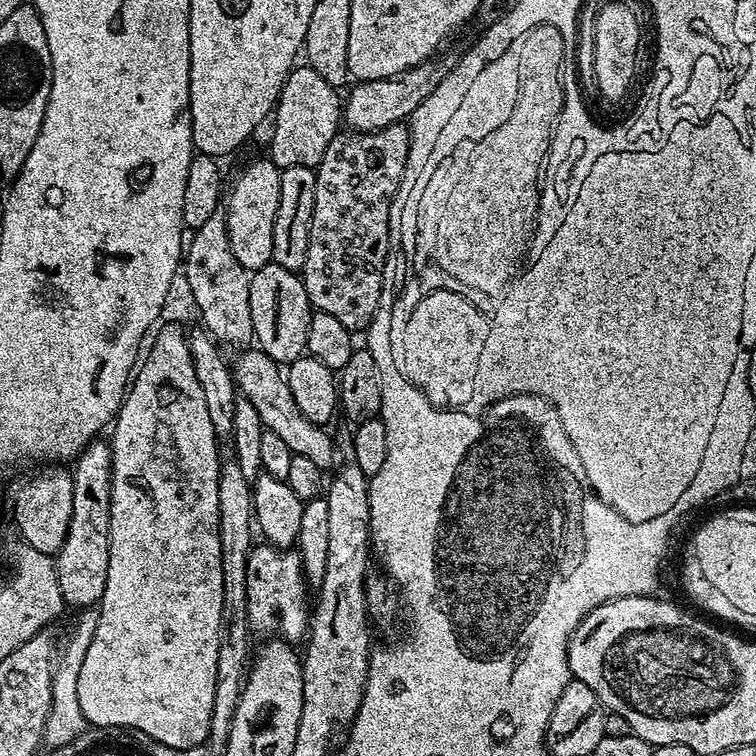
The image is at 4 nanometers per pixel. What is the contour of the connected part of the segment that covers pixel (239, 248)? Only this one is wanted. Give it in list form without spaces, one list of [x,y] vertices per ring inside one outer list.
[[[270,158],[263,159],[246,165],[233,182],[232,193],[226,196],[230,250],[250,274],[272,263],[274,218],[278,218],[278,194],[282,194],[281,169]]]

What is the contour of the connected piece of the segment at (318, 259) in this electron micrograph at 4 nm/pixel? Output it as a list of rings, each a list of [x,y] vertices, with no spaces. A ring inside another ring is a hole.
[[[395,124],[389,128],[383,128],[377,132],[361,132],[359,134],[338,134],[326,146],[326,154],[322,154],[322,162],[317,164],[314,171],[316,173],[316,185],[314,186],[314,214],[310,222],[310,246],[306,250],[306,262],[302,269],[302,279],[306,286],[306,294],[310,298],[313,309],[318,312],[330,314],[333,318],[338,318],[342,326],[346,326],[348,331],[353,334],[363,333],[370,326],[374,314],[380,305],[380,291],[382,290],[382,278],[384,277],[384,262],[389,259],[388,252],[388,235],[391,234],[392,228],[388,223],[393,223],[394,208],[392,212],[392,203],[401,195],[400,183],[404,180],[404,171],[410,167],[408,151],[410,150],[410,138],[408,130],[404,124]]]

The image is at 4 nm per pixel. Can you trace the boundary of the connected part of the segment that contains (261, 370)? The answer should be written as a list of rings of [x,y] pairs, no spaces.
[[[252,346],[235,361],[231,361],[232,380],[237,389],[250,400],[254,409],[258,410],[263,427],[267,431],[278,434],[290,446],[293,456],[311,458],[322,469],[332,470],[337,467],[336,444],[327,431],[327,427],[310,422],[302,410],[298,410],[298,404],[294,402],[294,394],[290,394],[290,386],[282,375],[281,365],[270,359],[259,347]]]

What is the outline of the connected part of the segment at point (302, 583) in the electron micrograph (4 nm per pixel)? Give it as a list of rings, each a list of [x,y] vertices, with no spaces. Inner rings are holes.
[[[260,542],[248,556],[246,570],[246,598],[248,599],[248,621],[253,633],[264,638],[279,638],[289,642],[303,641],[310,627],[310,585],[304,578],[304,563],[300,561],[299,551],[273,548],[267,542]]]

